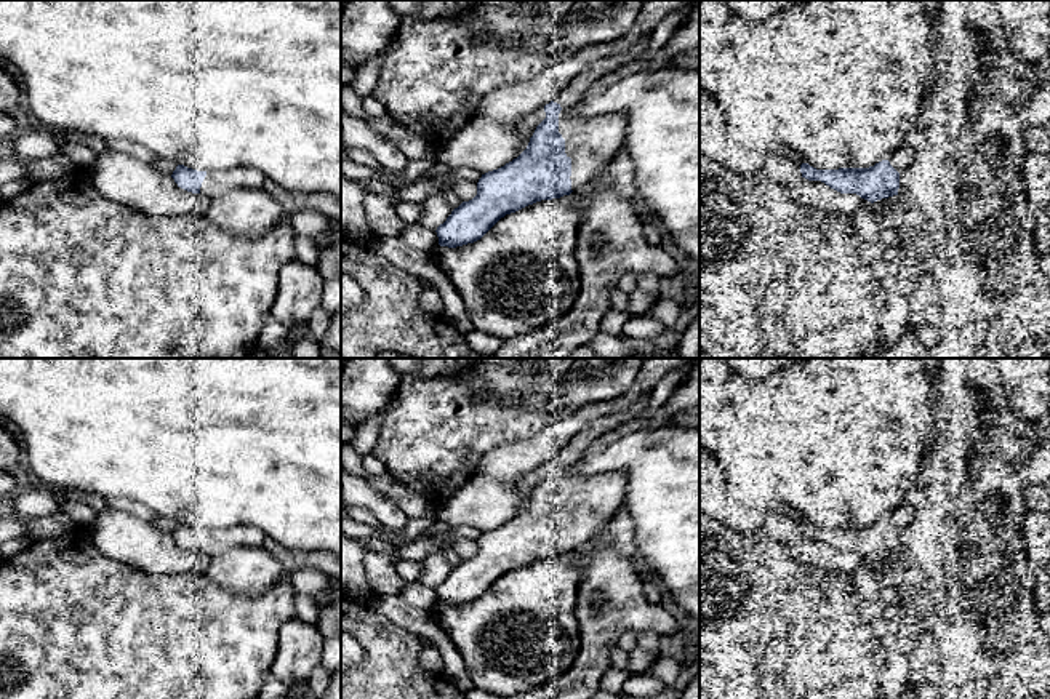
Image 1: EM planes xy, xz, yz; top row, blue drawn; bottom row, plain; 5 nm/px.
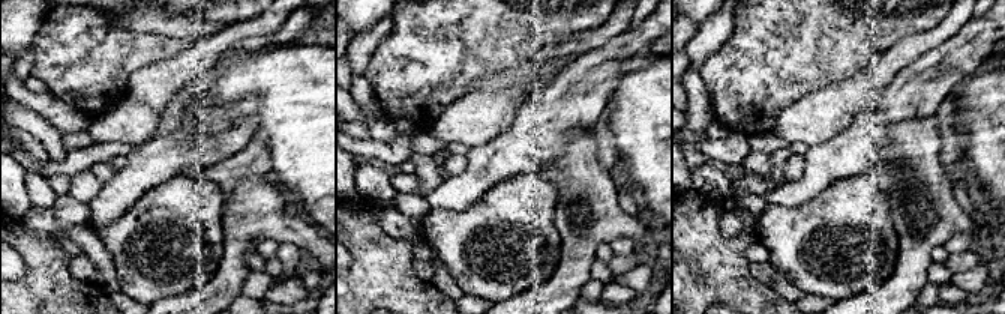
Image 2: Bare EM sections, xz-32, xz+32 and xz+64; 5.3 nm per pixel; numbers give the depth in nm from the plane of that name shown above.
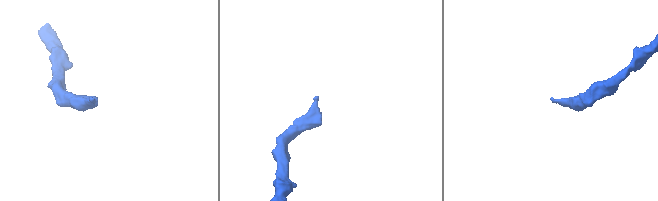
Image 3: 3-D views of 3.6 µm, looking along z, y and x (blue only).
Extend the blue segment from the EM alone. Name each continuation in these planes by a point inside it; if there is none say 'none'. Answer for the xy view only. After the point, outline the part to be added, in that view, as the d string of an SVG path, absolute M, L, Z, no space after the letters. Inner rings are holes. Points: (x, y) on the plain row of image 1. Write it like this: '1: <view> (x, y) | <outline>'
1: xy (215, 541) | M240 523L224 529L206 529L200 552L214 555L235 547L264 545L266 534L254 525Z

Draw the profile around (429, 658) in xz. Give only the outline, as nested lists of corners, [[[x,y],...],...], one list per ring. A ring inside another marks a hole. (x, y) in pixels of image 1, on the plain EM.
[[[423,646],[418,661],[421,667],[427,672],[442,673],[443,672],[443,659],[437,648],[434,646]]]

